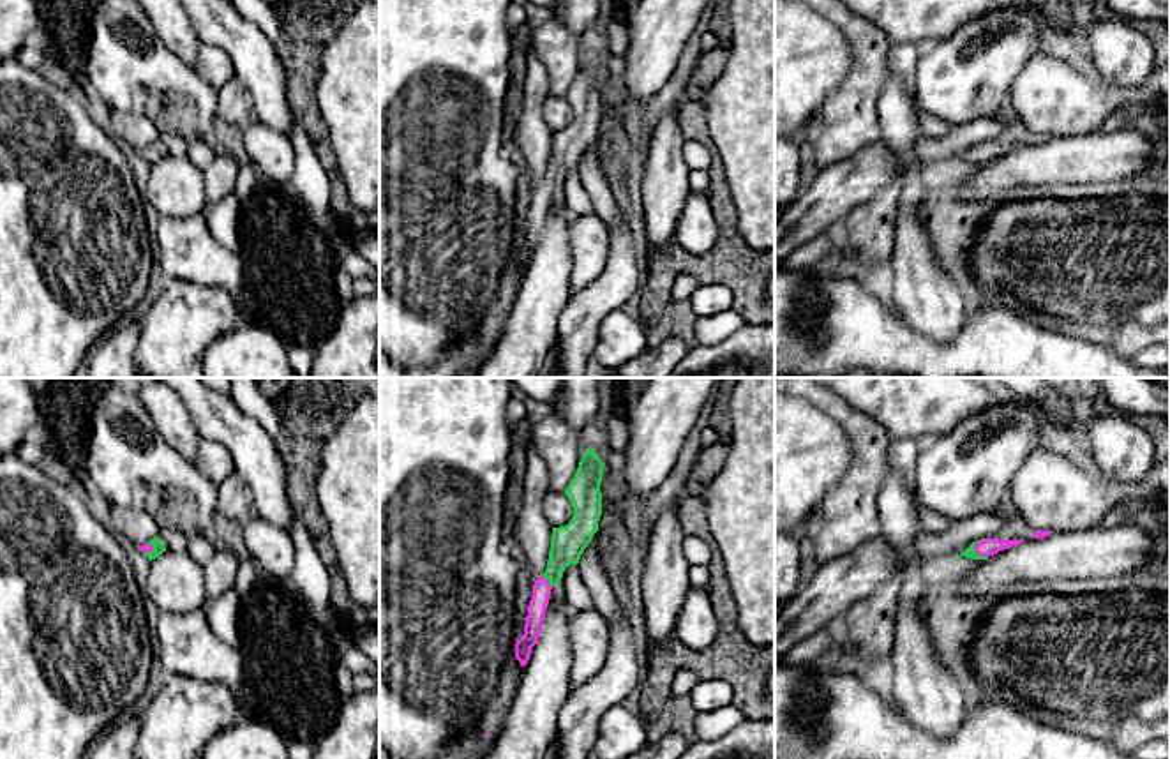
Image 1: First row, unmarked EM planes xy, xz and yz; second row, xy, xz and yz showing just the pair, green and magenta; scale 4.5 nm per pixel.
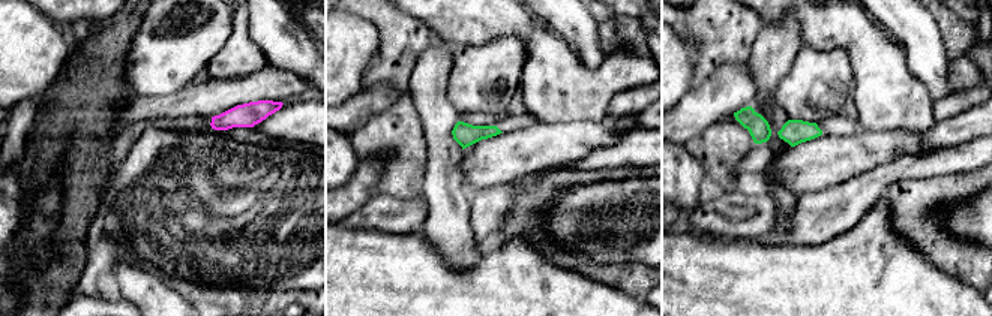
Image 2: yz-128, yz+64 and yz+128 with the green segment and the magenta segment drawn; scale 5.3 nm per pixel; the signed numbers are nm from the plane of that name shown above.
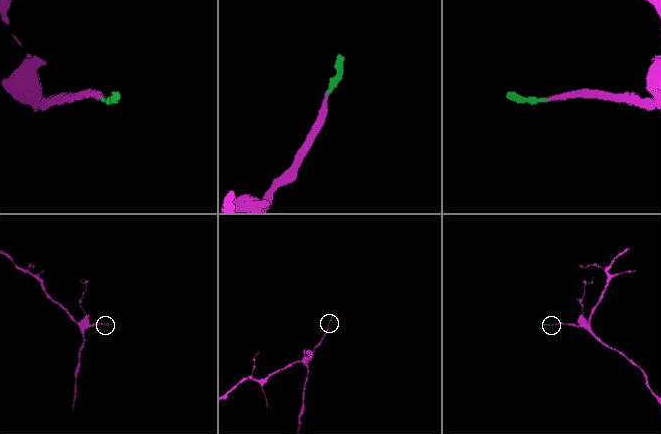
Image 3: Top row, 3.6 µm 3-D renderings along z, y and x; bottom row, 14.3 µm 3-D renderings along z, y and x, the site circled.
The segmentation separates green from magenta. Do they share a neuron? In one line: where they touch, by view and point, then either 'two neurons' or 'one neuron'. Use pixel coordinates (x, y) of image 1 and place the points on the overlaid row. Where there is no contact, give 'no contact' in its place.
yz (974, 551) | one neuron

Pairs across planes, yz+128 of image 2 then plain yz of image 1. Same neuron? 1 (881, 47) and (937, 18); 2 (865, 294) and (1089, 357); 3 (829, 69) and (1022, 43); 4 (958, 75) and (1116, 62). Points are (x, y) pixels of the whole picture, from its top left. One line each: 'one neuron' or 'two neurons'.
1: one neuron
2: one neuron
3: one neuron
4: two neurons

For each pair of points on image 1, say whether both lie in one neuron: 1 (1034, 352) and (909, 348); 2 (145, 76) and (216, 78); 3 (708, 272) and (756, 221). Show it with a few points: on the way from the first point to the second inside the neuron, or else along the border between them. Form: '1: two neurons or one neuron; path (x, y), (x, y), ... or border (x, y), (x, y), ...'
1: one neuron; path (1003, 352), (941, 353)
2: two neurons; border (193, 67), (216, 90)
3: two neurons; border (727, 196), (731, 216), (743, 240), (756, 249)

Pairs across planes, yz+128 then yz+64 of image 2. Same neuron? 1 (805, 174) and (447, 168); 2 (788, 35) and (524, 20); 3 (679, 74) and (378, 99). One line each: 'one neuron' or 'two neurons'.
1: two neurons
2: two neurons
3: two neurons

